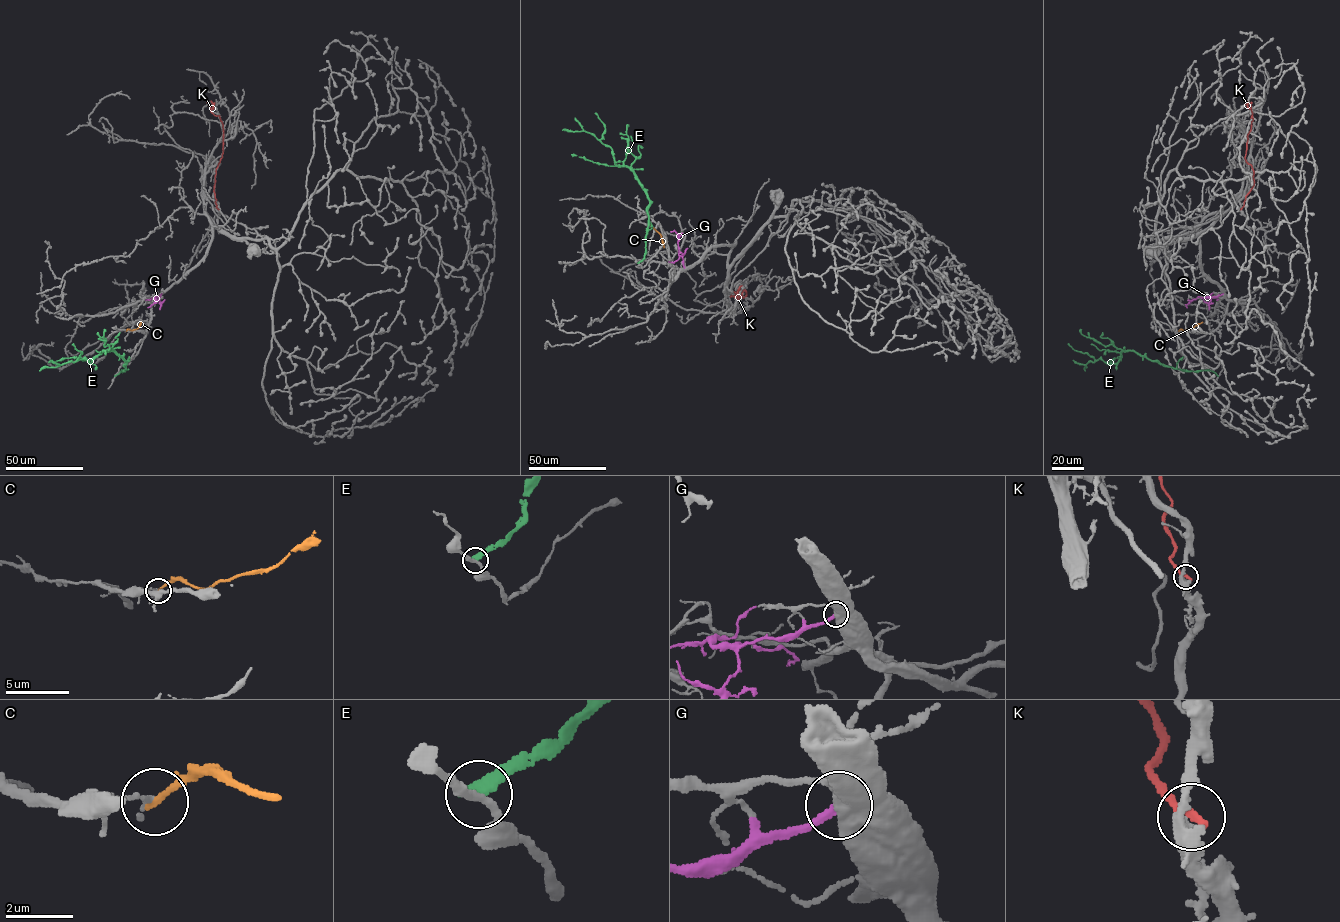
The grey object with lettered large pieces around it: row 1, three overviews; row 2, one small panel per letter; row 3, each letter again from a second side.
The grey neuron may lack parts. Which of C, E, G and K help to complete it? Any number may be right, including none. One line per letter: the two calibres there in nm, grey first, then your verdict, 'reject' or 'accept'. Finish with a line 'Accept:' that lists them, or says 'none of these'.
C: 140/240 nm | reject
E: 240/340 nm | reject
G: 850/240 nm | reject
K: 400/280 nm | reject
Accept: none of these

